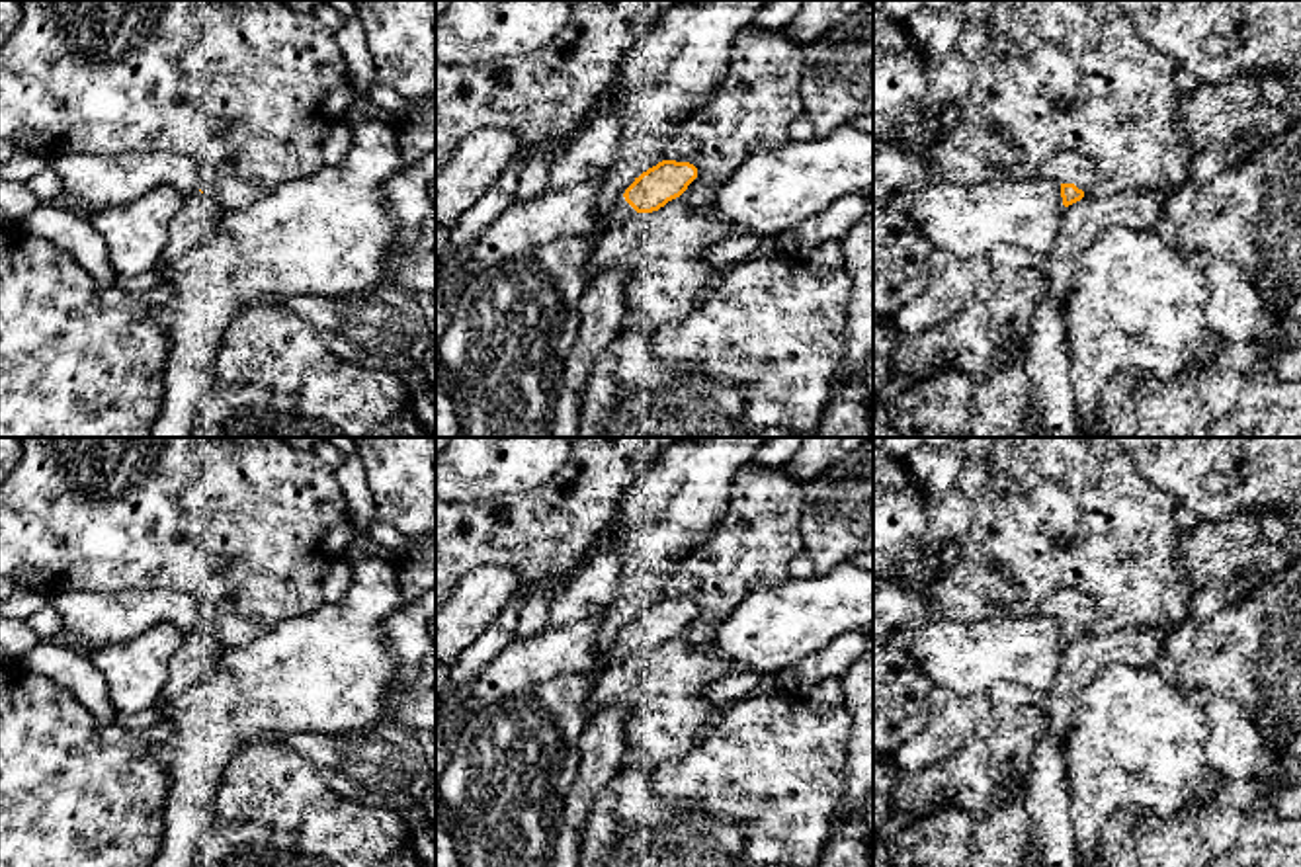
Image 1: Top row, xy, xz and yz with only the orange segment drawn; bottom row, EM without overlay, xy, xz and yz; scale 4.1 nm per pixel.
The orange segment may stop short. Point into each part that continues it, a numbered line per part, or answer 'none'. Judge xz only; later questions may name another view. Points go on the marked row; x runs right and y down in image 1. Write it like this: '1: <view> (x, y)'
1: xz (524, 225)

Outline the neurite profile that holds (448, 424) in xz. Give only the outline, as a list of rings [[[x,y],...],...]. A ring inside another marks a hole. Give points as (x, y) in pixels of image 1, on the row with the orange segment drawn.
[[[441,371],[436,373],[436,437],[459,437],[461,424],[455,398]]]

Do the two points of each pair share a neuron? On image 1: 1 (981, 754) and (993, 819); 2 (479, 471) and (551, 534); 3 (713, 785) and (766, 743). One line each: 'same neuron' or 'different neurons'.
1: same neuron
2: different neurons
3: same neuron

